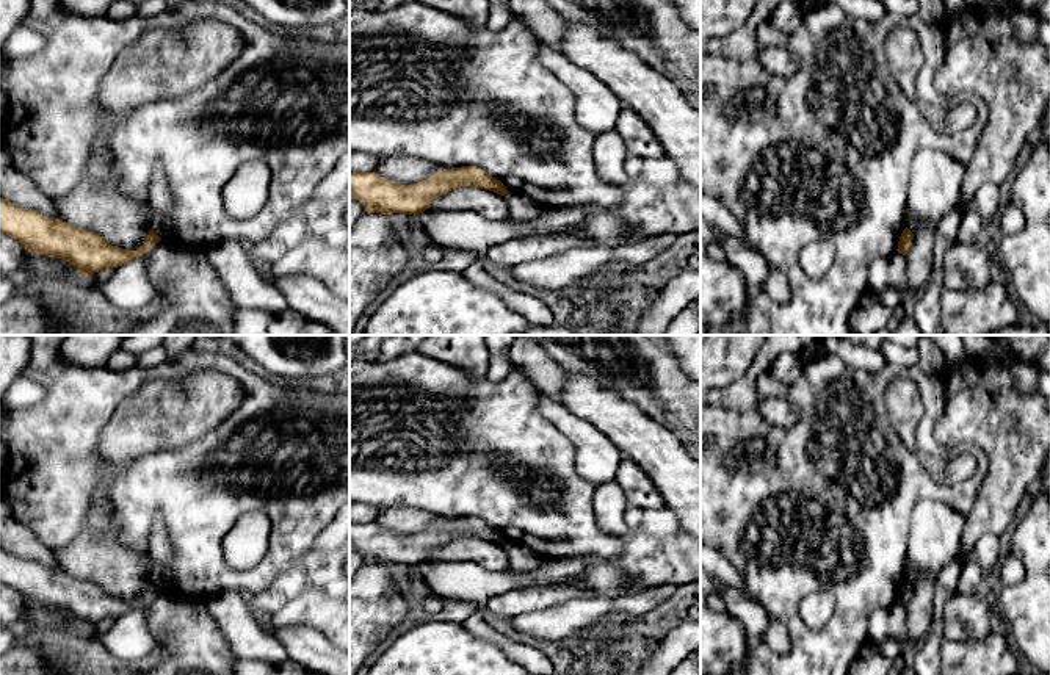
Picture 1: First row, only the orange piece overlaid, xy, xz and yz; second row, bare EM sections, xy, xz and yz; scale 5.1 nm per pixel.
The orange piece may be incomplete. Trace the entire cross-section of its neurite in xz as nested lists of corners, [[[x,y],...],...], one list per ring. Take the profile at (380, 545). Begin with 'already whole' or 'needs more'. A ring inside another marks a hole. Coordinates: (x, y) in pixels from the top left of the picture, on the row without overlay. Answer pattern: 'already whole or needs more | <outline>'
already whole | [[[476,517],[451,518],[434,523],[426,531],[411,536],[395,534],[373,523],[349,523],[349,543],[365,562],[381,565],[406,564],[418,567],[433,550],[458,537],[480,537],[500,547],[508,545],[506,537]]]

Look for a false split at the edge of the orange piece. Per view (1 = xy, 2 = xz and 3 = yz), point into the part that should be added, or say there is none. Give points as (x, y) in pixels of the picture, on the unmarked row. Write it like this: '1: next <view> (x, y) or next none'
1: next none
2: next none
3: next none

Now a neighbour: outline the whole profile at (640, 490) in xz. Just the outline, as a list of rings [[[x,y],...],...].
[[[624,457],[614,481],[624,490],[627,506],[639,509],[664,507],[664,500],[657,490],[657,485],[638,464]]]

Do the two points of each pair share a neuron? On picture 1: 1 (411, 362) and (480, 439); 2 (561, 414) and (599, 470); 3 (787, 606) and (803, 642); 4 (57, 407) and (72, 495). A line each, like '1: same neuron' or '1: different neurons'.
1: same neuron
2: same neuron
3: same neuron
4: same neuron

